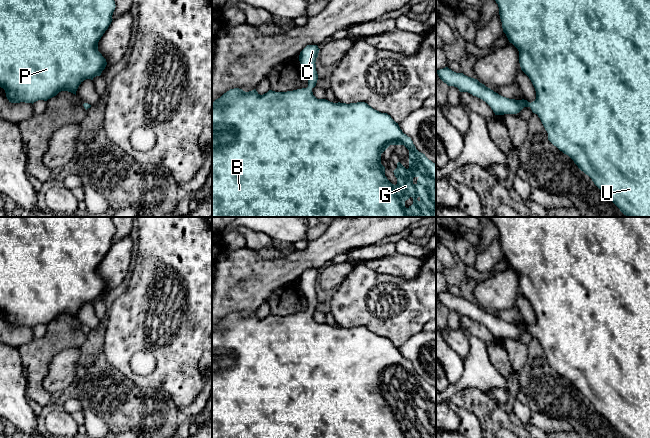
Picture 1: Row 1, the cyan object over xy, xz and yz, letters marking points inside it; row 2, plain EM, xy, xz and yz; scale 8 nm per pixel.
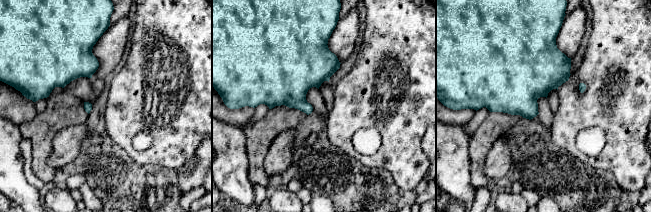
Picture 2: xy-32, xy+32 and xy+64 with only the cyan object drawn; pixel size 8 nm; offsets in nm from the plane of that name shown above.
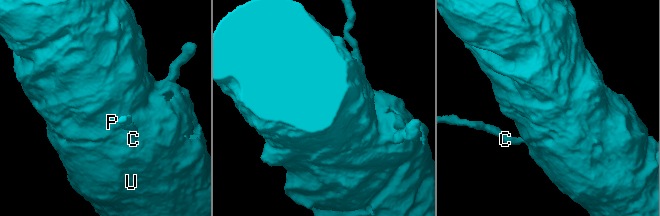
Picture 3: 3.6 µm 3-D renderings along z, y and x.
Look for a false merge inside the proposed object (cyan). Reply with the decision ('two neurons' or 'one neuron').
one neuron

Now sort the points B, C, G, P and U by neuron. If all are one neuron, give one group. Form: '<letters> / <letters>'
B C G P U

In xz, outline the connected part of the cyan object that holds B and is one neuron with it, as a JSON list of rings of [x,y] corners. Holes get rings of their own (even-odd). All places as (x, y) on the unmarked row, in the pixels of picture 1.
[[[307,269],[299,279],[308,301],[307,312],[287,316],[269,314],[263,319],[256,313],[245,316],[234,312],[212,326],[212,438],[436,438],[436,388],[416,373],[411,362],[402,356],[390,339],[373,333],[365,326],[333,327],[313,319],[312,313],[318,304],[315,286],[319,274],[317,269]],[[390,369],[404,369],[409,374],[409,392],[398,386],[393,395],[396,409],[387,403],[385,391],[381,388],[381,378]]]

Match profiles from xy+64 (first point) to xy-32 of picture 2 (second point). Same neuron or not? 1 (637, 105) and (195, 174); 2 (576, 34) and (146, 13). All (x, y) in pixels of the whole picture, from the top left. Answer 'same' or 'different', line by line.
1: different
2: different

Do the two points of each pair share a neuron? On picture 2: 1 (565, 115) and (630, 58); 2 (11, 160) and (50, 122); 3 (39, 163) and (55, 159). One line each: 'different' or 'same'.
1: same
2: different
3: different

